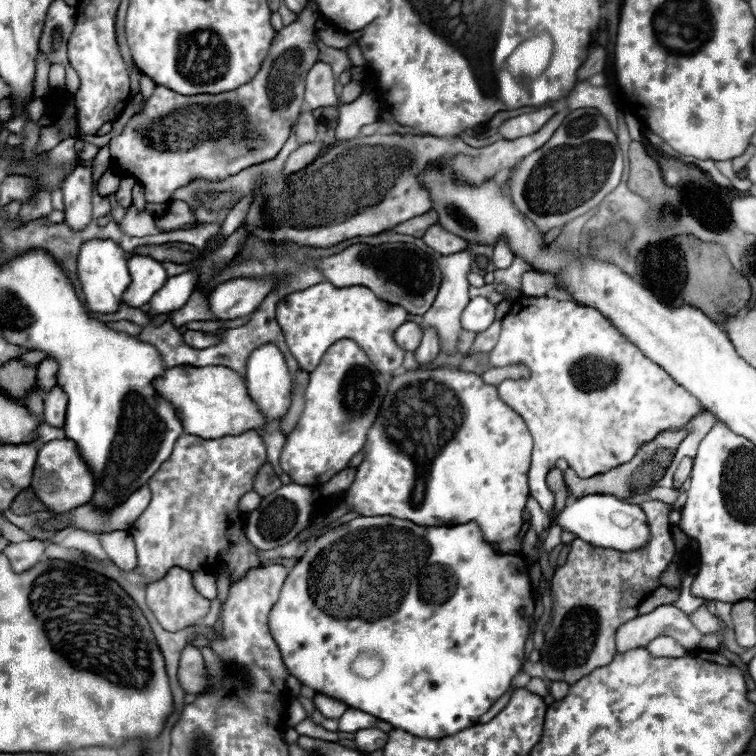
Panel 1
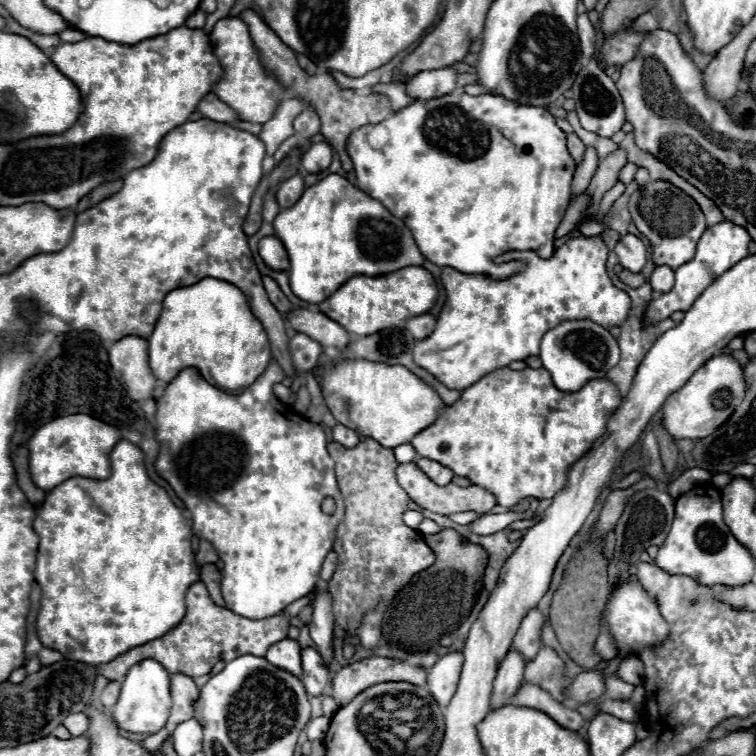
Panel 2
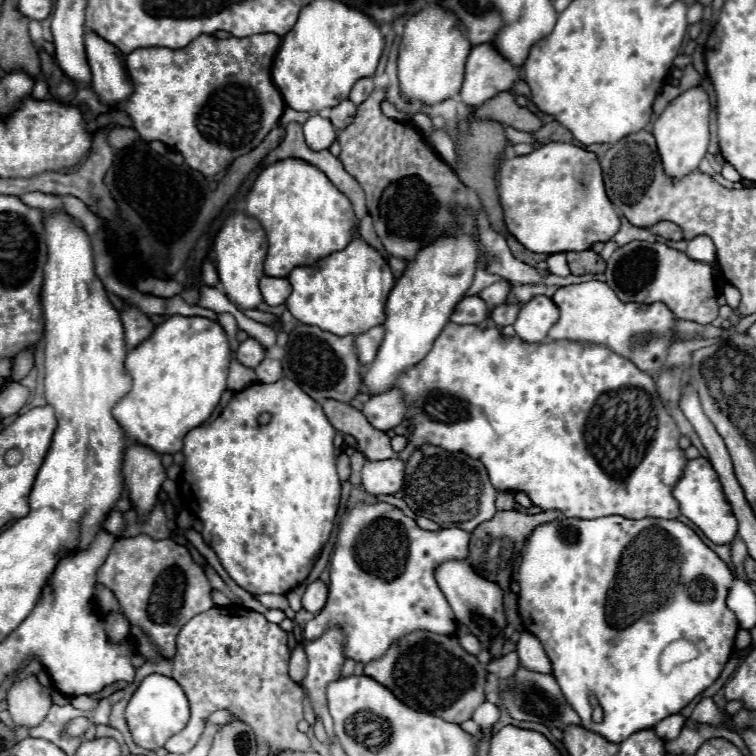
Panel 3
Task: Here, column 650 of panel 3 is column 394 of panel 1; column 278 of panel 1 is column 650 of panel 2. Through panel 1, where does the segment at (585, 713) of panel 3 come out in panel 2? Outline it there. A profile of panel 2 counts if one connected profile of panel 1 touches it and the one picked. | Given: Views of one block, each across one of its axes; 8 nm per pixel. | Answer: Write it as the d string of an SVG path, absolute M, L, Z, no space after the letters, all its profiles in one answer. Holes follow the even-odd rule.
M630 578L614 586L602 610L602 622L606 624L610 636L614 638L618 652L628 652L628 654L638 654L644 648L660 646L670 634L670 622L662 618L658 602L642 588L642 584L636 578Z

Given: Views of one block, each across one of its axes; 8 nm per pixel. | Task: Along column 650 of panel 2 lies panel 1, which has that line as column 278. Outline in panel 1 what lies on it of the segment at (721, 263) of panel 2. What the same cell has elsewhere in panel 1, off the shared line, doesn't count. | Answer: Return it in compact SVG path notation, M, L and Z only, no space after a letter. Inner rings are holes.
M320 282L306 290L292 292L276 304L276 320L282 326L290 352L308 372L320 364L320 358L330 348L330 344L342 338L358 342L358 346L370 354L370 360L382 372L394 372L404 360L404 350L394 342L394 332L408 320L406 310L402 310L398 304L376 298L366 286L336 288L330 282Z

